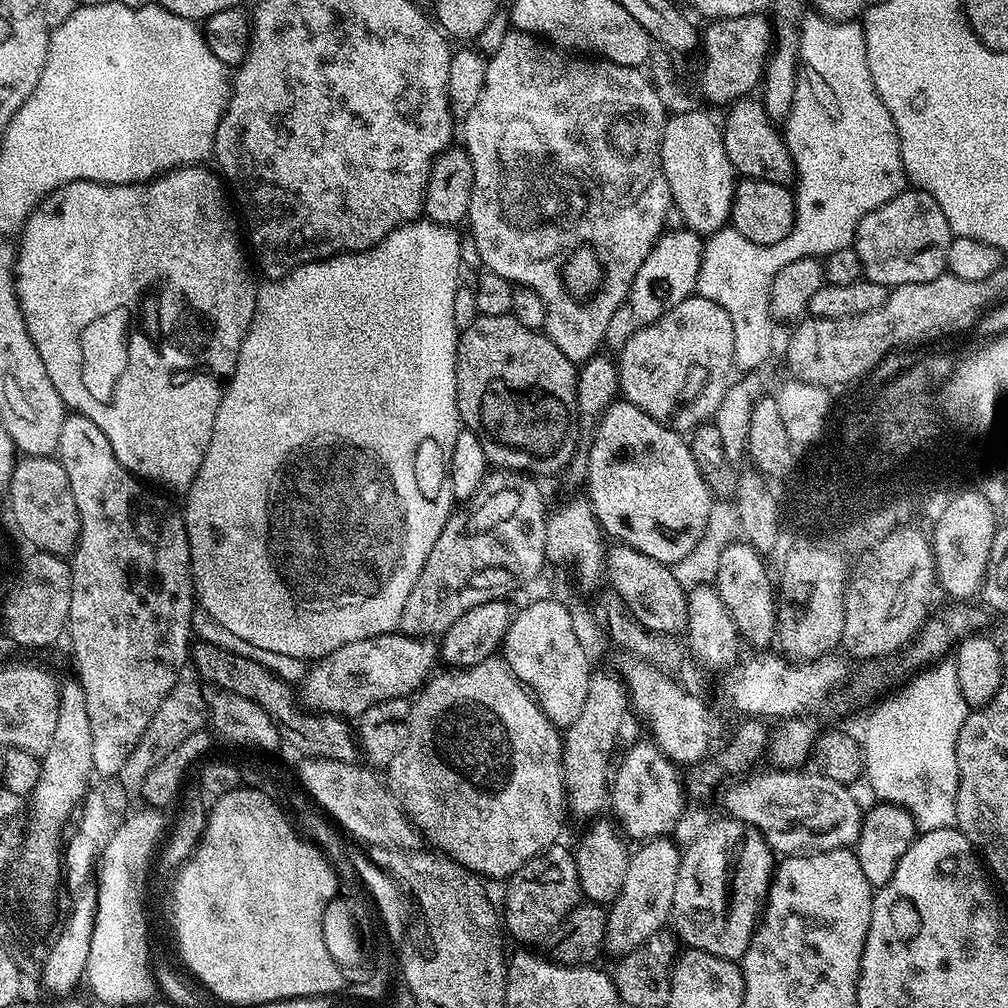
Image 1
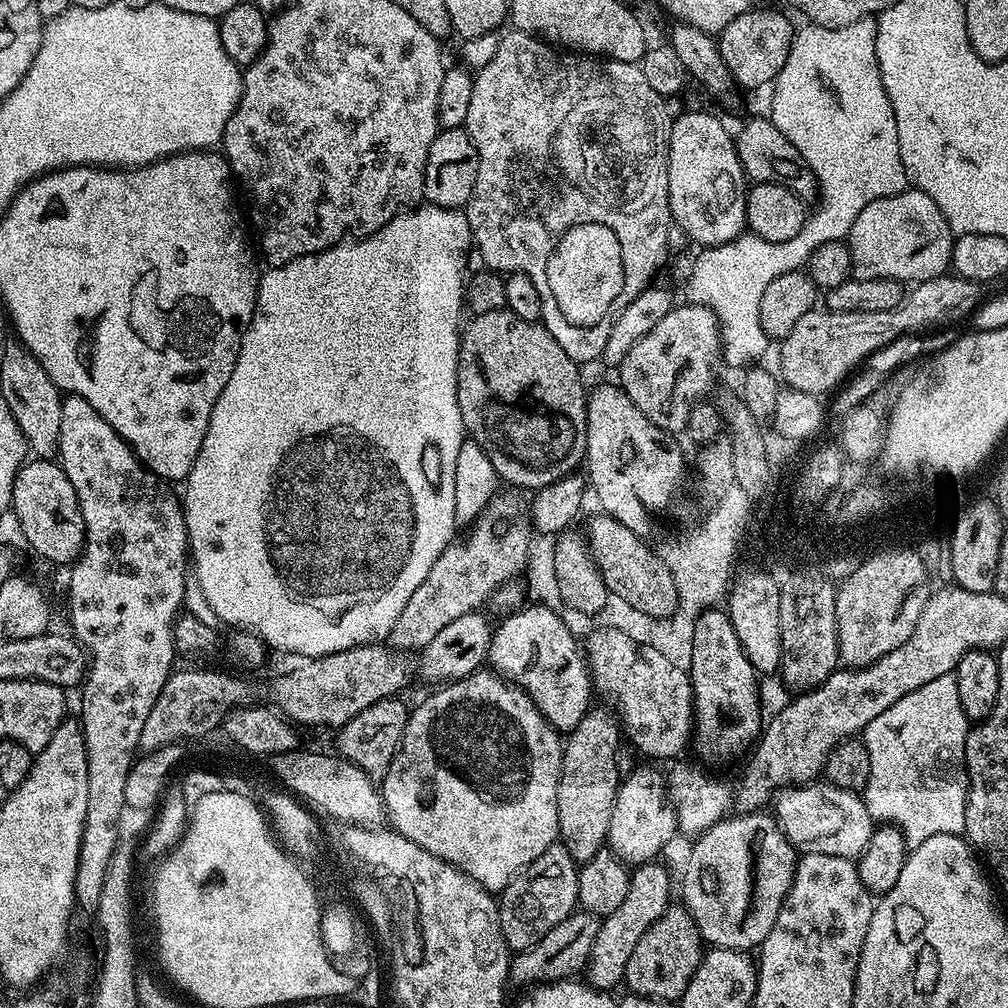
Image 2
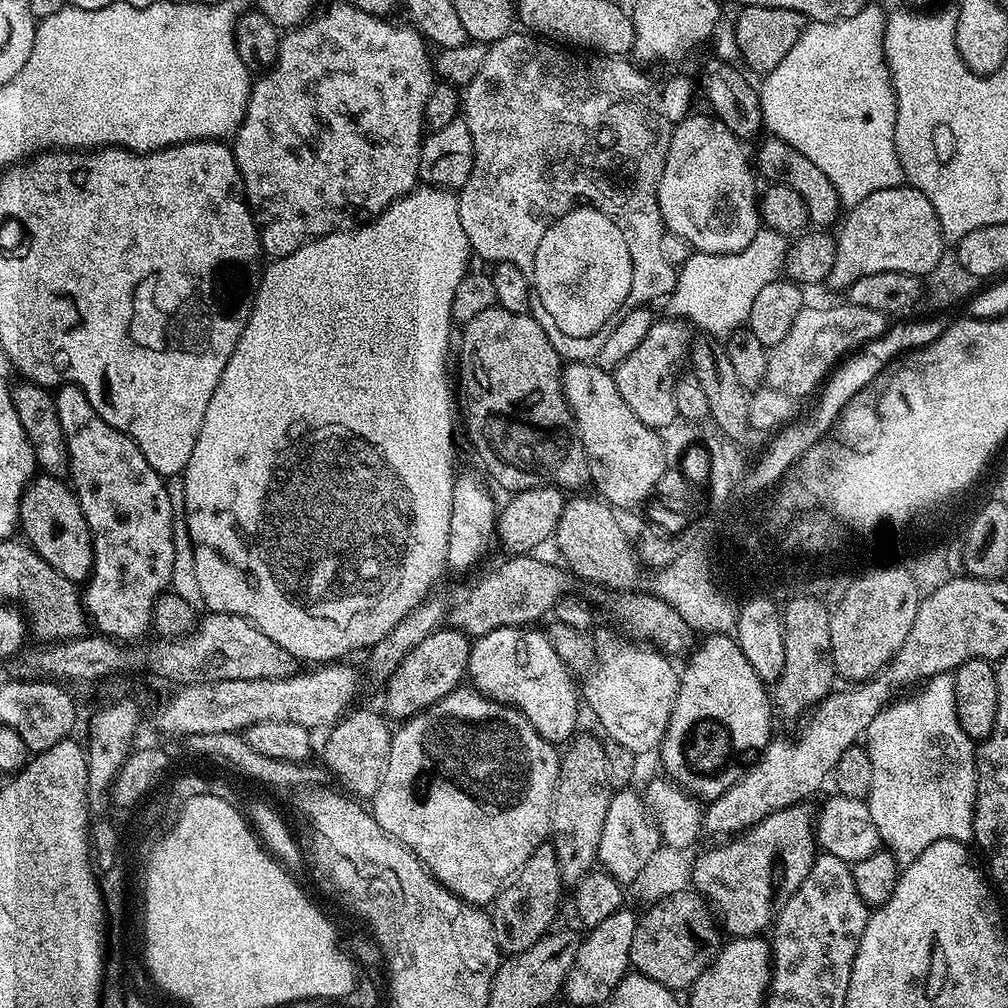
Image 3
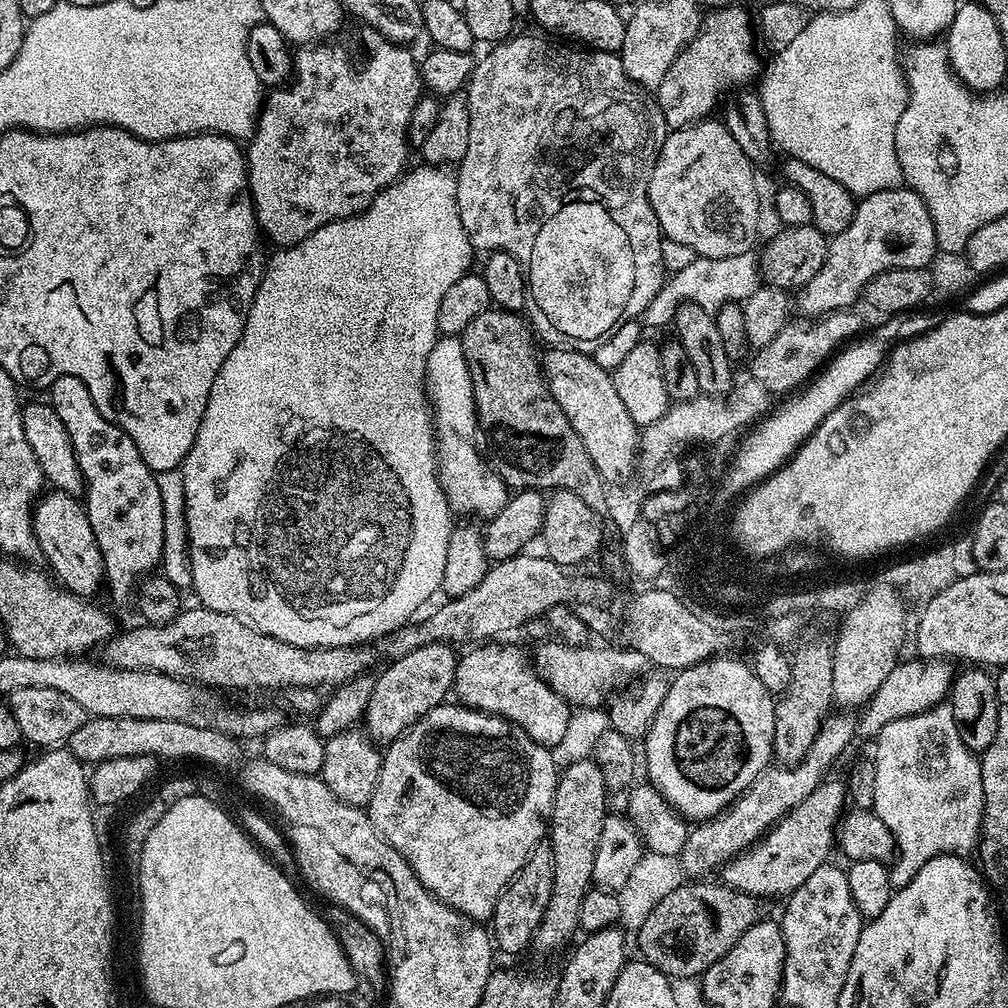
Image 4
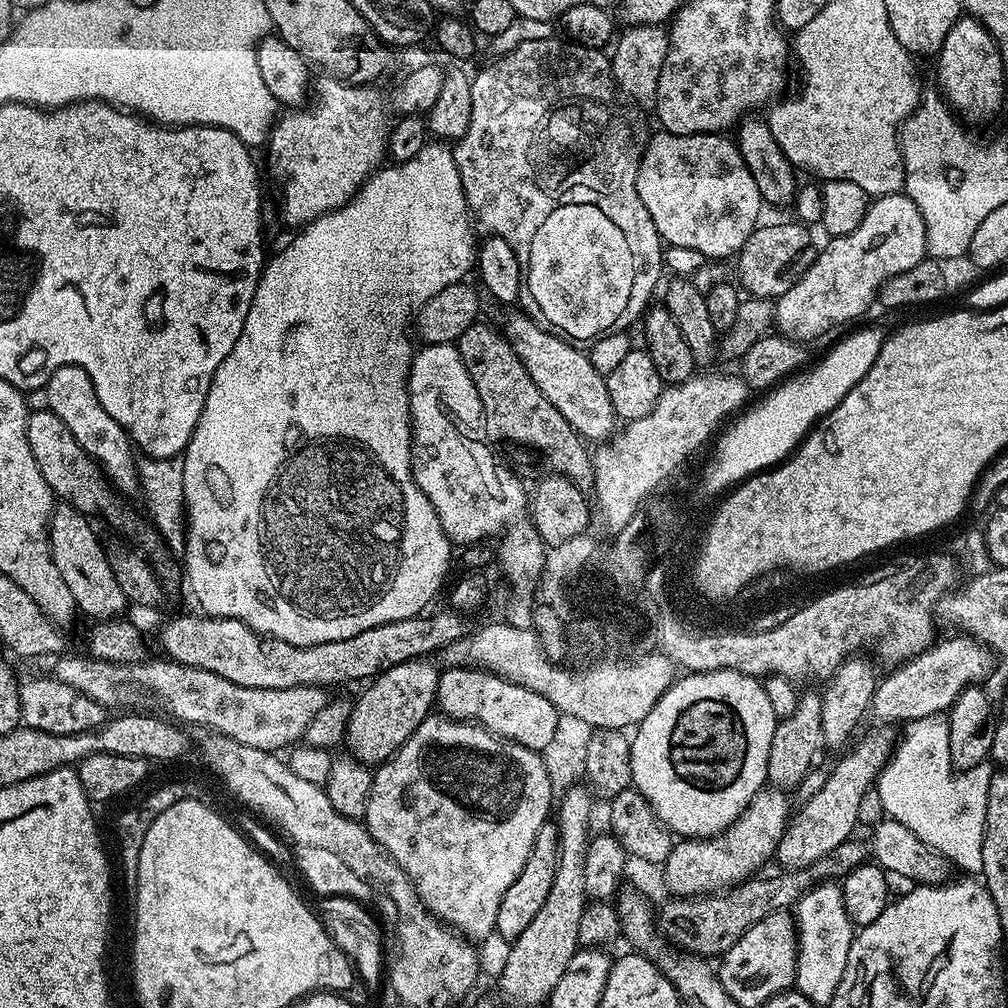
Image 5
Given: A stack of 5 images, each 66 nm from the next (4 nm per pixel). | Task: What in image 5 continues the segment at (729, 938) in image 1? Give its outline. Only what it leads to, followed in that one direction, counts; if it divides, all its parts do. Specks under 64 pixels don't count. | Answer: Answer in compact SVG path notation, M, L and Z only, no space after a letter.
M888 726L876 727L878 728L866 733L864 737L861 735L843 753L845 756L831 765L832 772L822 790L818 790L807 802L795 809L776 846L774 860L781 864L781 869L809 868L812 863L830 854L855 833L852 831L858 828L858 806L862 796L875 785L894 747L894 735L891 732L893 729Z

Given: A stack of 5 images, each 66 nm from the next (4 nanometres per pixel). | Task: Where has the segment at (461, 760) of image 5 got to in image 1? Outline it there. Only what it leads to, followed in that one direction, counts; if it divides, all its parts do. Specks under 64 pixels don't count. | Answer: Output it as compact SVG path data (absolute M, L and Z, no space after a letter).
M499 655L486 658L469 668L452 668L444 671L448 672L442 673L441 676L439 674L433 675L424 687L419 689L412 704L410 738L406 738L406 746L402 746L402 750L398 750L398 754L388 765L386 784L391 789L391 793L395 796L401 809L411 820L413 827L427 843L428 840L432 843L429 845L433 849L439 850L451 860L457 860L464 868L468 868L481 878L487 878L489 881L491 881L490 879L502 879L501 881L503 881L505 878L511 878L518 869L526 866L526 862L530 862L538 853L551 848L561 839L560 831L564 828L564 816L566 817L562 732L544 712L536 696L512 672L512 667L509 666L507 660Z

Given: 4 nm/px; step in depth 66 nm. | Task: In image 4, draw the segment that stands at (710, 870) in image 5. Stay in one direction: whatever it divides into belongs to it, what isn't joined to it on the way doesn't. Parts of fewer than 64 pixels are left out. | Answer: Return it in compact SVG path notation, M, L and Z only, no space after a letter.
M829 714L821 723L814 746L810 746L806 758L802 758L800 764L765 768L735 802L722 809L718 815L697 823L689 831L686 846L682 846L678 857L684 874L700 878L705 875L703 872L708 872L711 868L723 869L729 860L733 860L752 845L759 844L768 829L776 825L777 820L783 818L787 812L791 812L794 806L798 806L798 802L802 802L802 798L806 798L820 785L826 776L824 771L832 763L837 763L842 750L856 735L857 717L852 714L836 715Z

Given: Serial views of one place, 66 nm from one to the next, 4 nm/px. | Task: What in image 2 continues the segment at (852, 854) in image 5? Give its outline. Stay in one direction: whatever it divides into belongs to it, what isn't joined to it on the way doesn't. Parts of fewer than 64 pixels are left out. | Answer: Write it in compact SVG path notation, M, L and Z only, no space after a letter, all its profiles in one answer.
M680 904L669 905L638 938L634 951L627 958L624 971L623 985L631 995L651 997L665 1002L679 1001L685 992L694 970L700 965L704 953L704 944L700 938L700 932L693 926L693 920L688 914L687 908Z

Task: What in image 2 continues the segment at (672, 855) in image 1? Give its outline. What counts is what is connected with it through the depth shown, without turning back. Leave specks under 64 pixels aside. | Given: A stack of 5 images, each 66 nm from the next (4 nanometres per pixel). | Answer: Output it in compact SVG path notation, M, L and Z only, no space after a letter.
M649 862L631 869L628 881L630 890L626 898L619 904L614 914L600 920L598 938L594 938L594 946L588 954L586 963L586 980L592 987L601 990L612 990L616 982L623 981L627 958L634 951L638 938L649 930L651 924L669 908L668 891L673 891L674 880L669 869L660 862Z

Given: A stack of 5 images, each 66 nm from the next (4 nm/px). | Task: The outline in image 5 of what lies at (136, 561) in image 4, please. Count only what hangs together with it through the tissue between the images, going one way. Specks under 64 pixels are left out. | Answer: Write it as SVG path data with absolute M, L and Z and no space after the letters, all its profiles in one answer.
M62 366L54 370L54 374L50 374L47 384L42 389L42 395L48 399L47 411L66 422L66 430L74 434L78 446L82 446L82 450L86 450L91 460L104 471L113 489L120 494L132 491L135 493L140 486L140 474L138 456L134 451L132 439L127 430L118 426L118 422L114 422L110 414L106 414L102 402L98 402L98 394L94 390L90 374L86 374L86 370L78 366Z

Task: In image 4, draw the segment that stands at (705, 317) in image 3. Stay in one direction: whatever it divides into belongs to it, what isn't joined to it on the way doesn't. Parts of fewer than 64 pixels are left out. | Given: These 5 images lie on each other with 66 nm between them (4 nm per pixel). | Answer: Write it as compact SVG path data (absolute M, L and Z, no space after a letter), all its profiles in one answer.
M752 252L738 254L734 258L706 258L697 256L690 266L671 273L658 290L658 294L642 310L645 329L671 325L676 309L685 302L695 304L711 314L717 313L724 304L743 302L761 287L762 277L758 271L758 260Z

